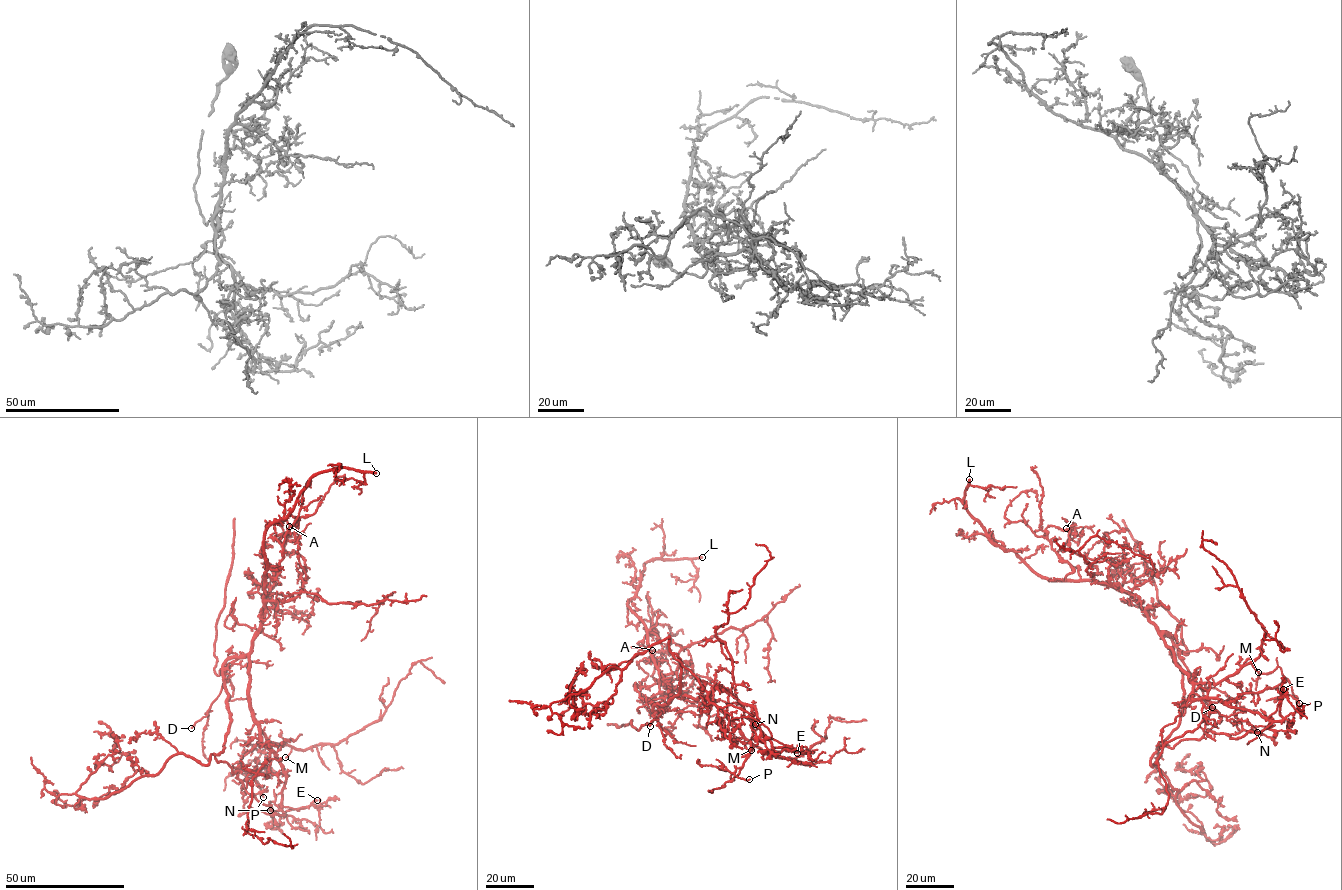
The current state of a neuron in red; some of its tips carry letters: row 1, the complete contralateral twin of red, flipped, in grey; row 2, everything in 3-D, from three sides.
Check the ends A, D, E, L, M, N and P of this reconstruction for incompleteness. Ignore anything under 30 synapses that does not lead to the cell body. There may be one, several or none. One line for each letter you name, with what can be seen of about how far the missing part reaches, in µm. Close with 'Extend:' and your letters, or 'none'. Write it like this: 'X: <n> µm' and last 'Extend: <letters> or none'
D: 70 µm
E: 30 µm
L: 90 µm
Extend: D, E, L

